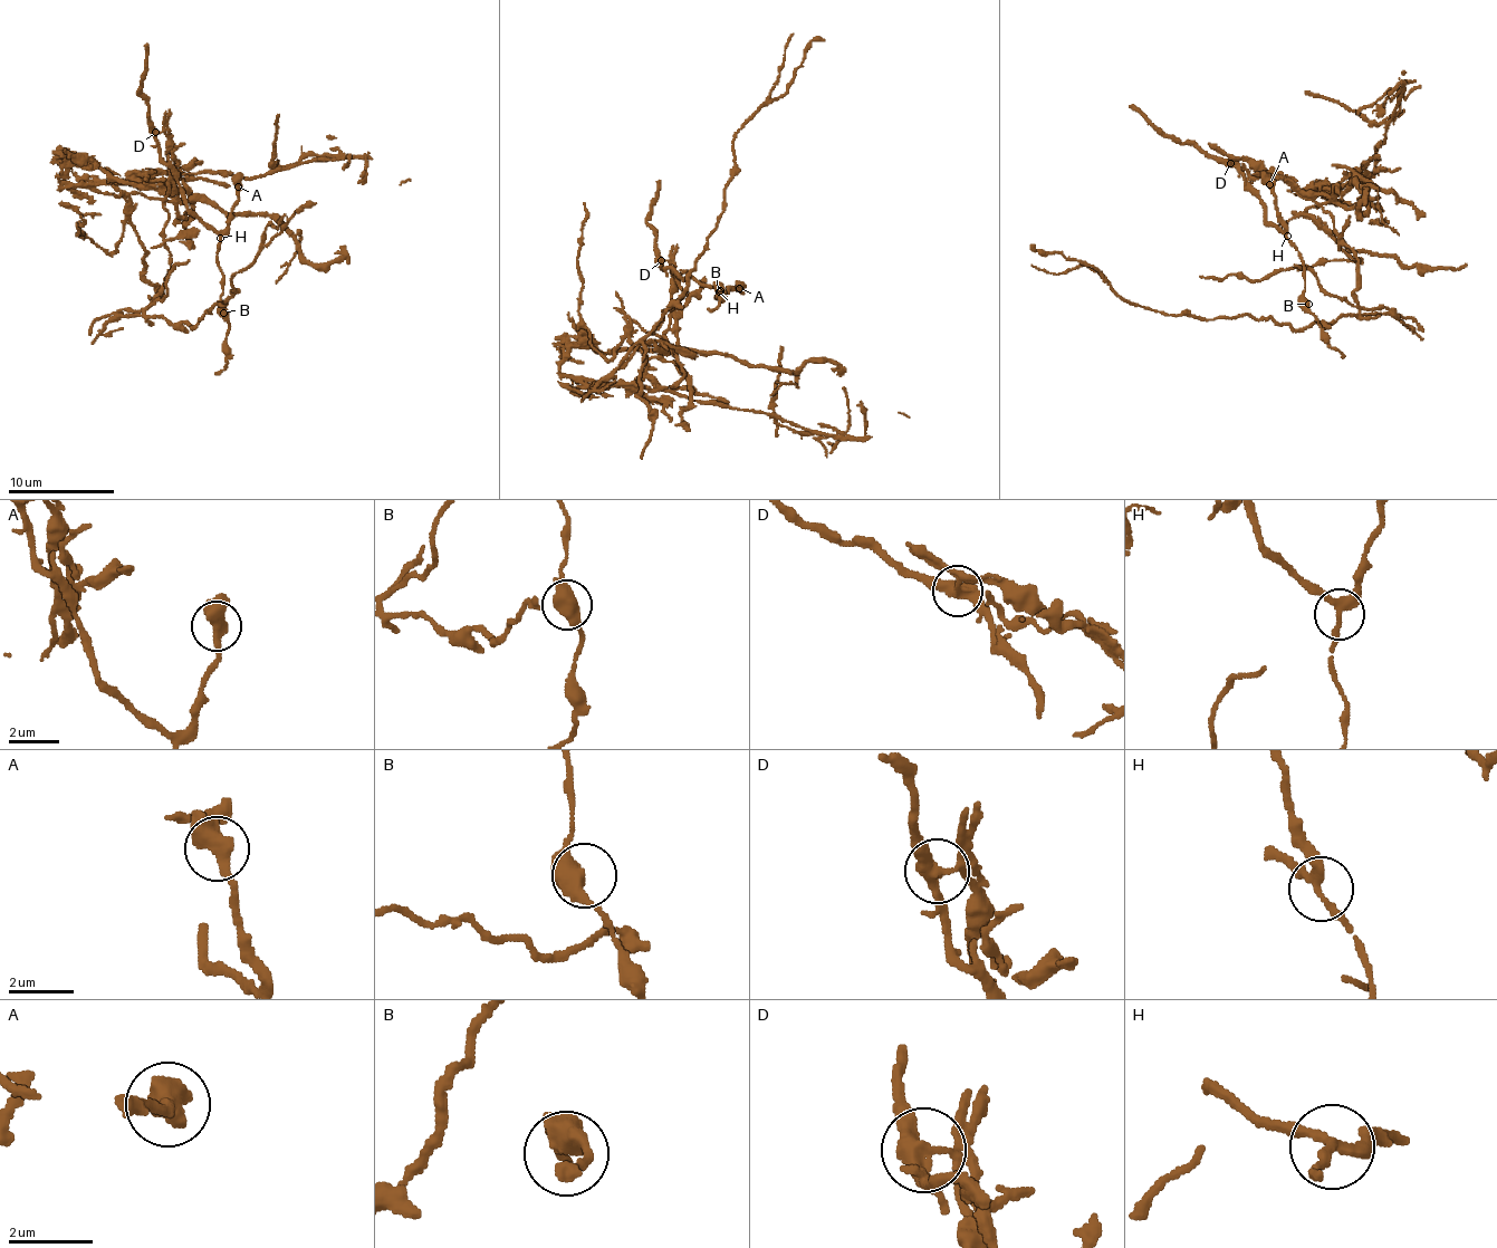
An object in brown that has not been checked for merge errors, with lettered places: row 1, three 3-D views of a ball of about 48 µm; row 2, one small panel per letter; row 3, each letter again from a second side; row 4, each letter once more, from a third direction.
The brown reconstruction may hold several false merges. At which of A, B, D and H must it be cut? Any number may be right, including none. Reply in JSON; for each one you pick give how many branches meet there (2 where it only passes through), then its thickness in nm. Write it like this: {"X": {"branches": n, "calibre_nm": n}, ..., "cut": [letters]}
{"D": {"branches": 4, "calibre_nm": 360}, "cut": ["D"]}

